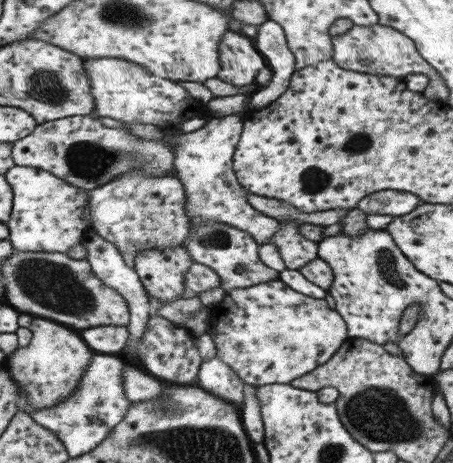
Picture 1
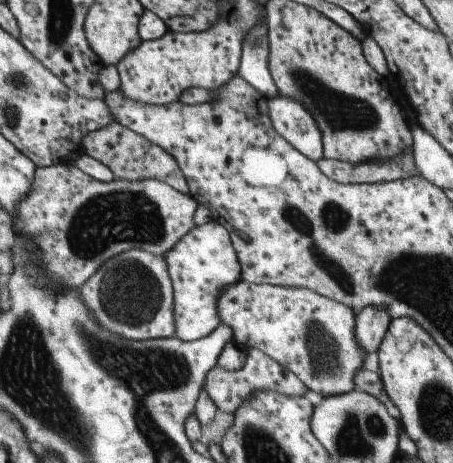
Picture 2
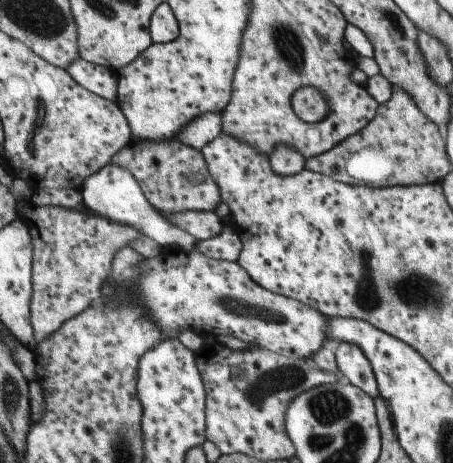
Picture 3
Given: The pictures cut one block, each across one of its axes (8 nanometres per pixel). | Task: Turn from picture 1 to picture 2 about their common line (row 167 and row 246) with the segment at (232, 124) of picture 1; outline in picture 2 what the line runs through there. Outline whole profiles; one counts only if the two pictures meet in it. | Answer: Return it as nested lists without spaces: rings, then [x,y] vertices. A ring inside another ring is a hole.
[[[211,220],[195,226],[165,256],[174,286],[176,336],[184,341],[208,337],[222,324],[218,304],[221,290],[242,278],[242,264],[232,234],[220,222]]]

